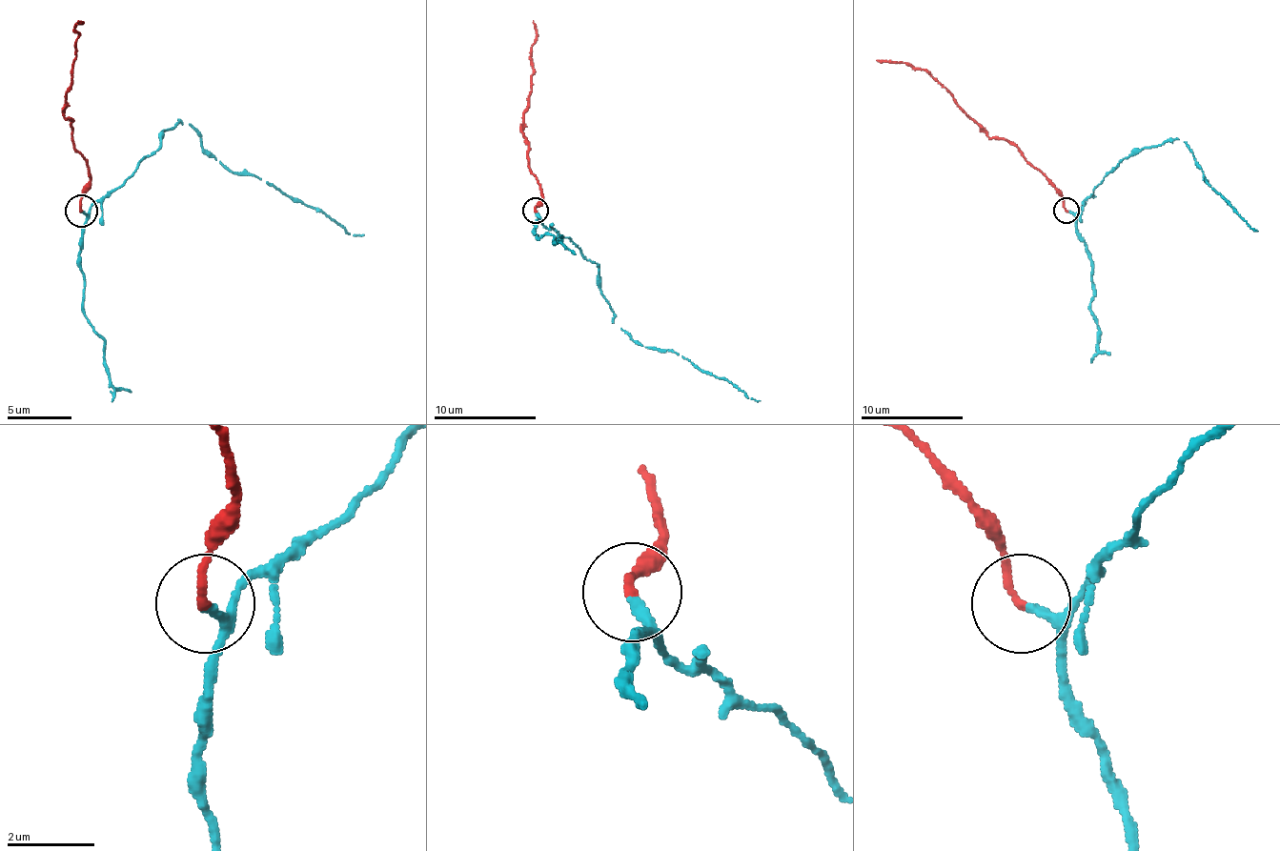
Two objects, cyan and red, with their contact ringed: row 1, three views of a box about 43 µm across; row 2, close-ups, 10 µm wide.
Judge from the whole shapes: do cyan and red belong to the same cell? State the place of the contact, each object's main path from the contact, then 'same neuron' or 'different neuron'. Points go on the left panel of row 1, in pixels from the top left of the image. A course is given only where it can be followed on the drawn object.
at (81, 211); cyan runs (82, 212), (159, 150), (159, 137), (178, 121), (233, 172), (253, 172), (349, 233), (365, 233); red runs (82, 212), (89, 163), (72, 140), (72, 128), (66, 118), (79, 34), (75, 25), (82, 21), (79, 21); same neuron

